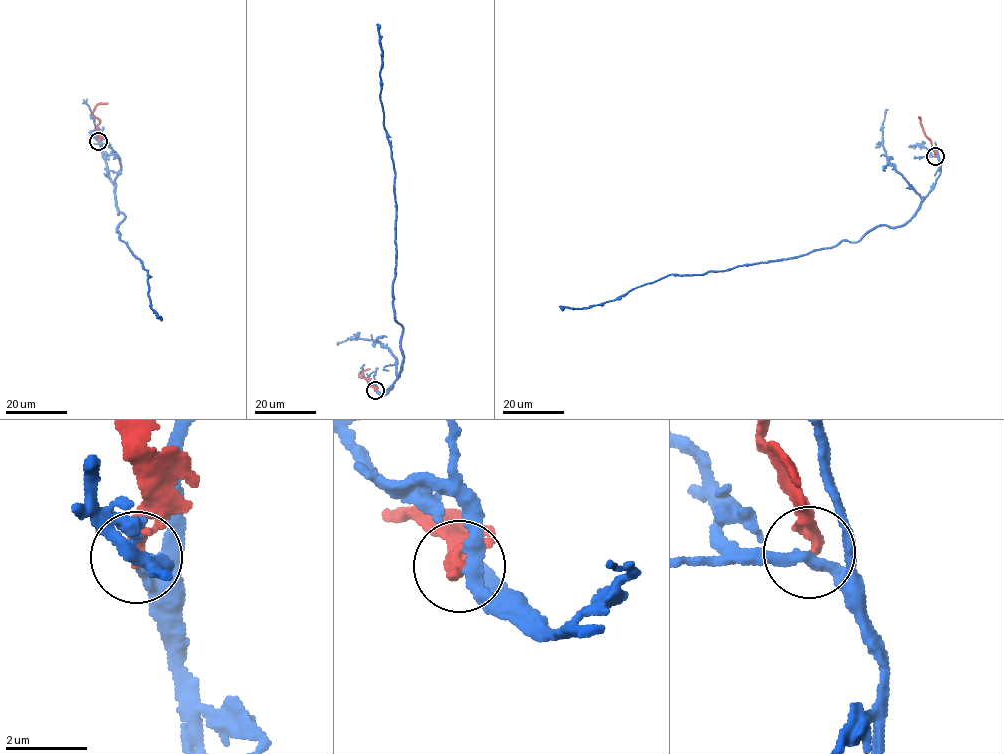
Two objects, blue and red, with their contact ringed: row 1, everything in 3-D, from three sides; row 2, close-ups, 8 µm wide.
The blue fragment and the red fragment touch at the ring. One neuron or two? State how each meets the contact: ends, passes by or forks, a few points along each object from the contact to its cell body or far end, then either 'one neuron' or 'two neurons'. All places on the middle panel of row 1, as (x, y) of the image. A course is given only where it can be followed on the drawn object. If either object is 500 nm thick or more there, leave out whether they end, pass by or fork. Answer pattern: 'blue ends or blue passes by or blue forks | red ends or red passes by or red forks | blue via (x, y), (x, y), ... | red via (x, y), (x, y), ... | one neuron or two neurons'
blue passes by | red ends | blue via (375, 390), (384, 395), (390, 390), (403, 358), (403, 330), (393, 306), (395, 170), (379, 96), (377, 23) | red via (375, 390), (368, 379), (359, 376), (369, 369) | two neurons

